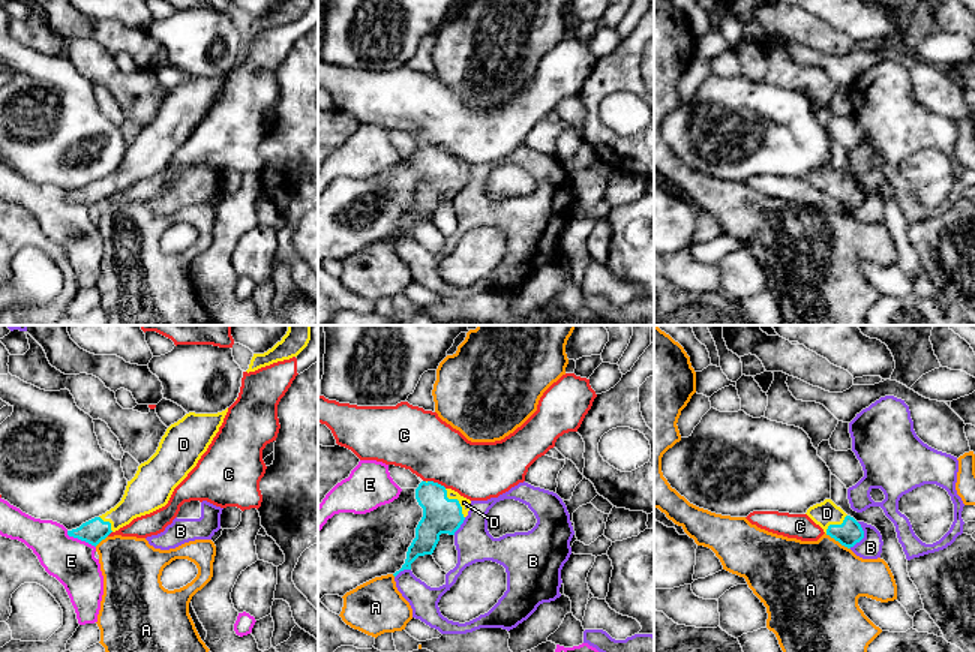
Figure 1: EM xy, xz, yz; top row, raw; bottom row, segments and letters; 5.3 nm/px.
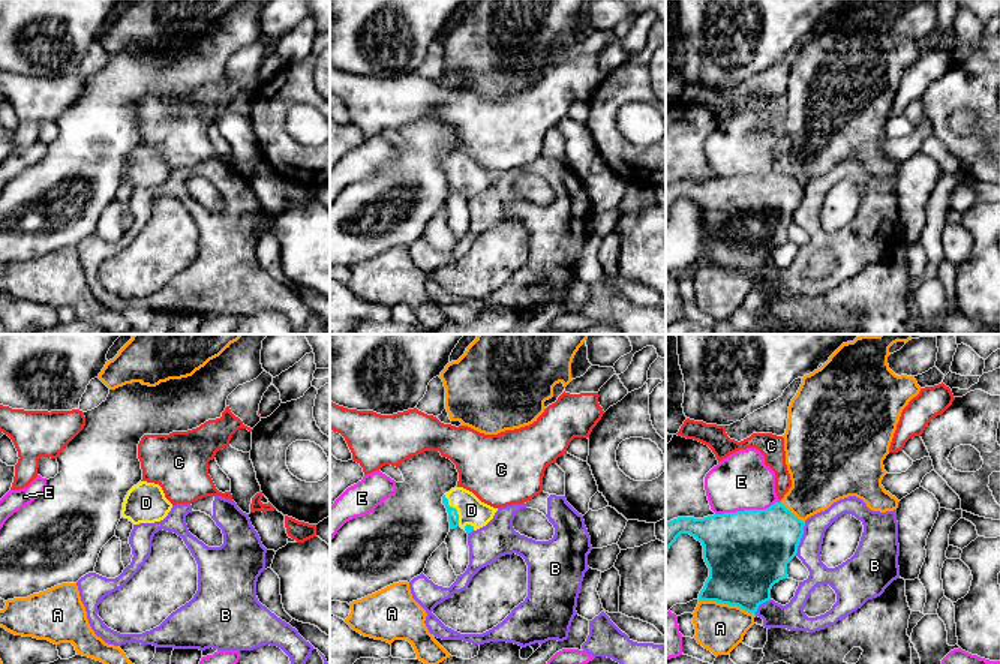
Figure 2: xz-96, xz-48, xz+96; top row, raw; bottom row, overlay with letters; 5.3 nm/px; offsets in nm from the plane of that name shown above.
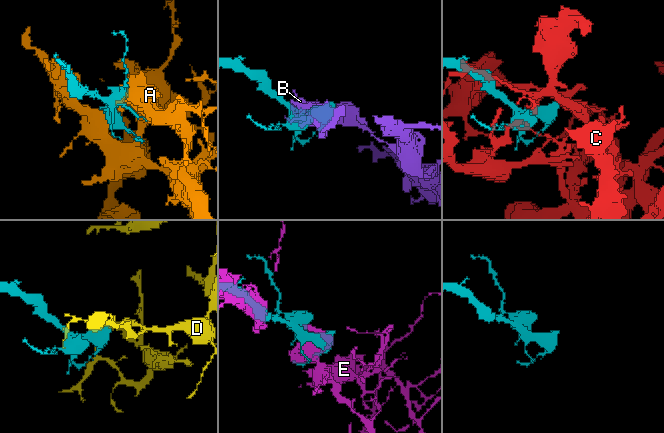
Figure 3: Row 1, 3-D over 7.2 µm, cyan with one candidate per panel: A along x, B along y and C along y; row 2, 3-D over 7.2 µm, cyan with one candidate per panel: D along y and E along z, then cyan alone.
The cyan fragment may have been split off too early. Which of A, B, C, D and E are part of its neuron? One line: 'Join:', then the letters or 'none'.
Join: D

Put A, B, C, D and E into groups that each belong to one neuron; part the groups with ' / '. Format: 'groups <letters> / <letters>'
groups A / B / C / D / E

